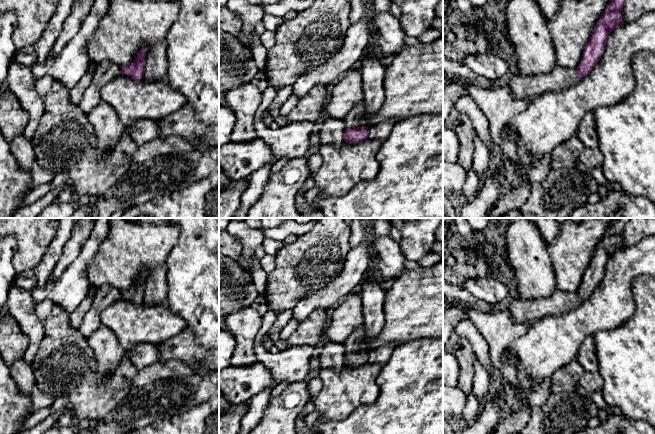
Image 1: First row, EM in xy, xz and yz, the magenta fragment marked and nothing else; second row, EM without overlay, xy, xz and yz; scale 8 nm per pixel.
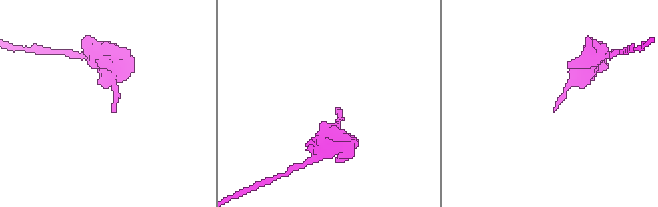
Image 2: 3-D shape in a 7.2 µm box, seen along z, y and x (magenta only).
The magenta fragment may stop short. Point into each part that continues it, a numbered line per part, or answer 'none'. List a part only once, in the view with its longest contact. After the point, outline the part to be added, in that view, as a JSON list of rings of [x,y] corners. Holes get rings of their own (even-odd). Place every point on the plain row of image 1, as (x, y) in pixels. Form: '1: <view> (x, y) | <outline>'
1: xz (353, 343) | [[[361,325],[357,329],[355,329],[344,342],[345,353],[355,353],[357,350],[364,350],[361,343],[365,337],[365,327],[364,325]]]

